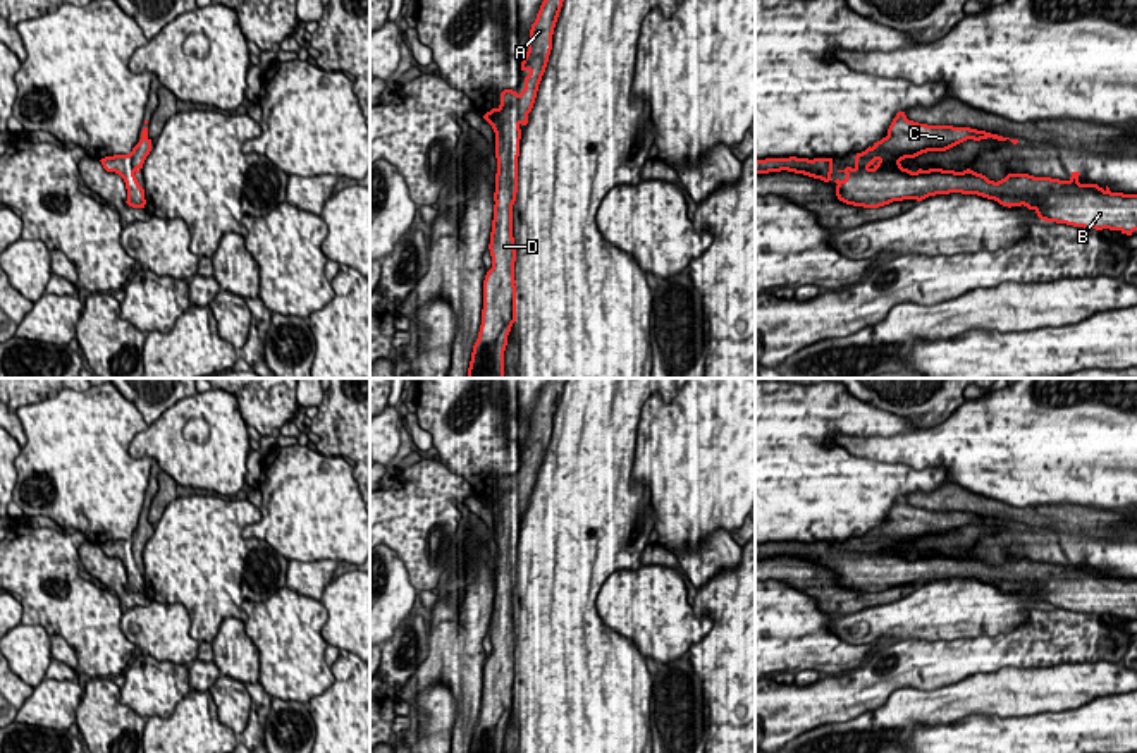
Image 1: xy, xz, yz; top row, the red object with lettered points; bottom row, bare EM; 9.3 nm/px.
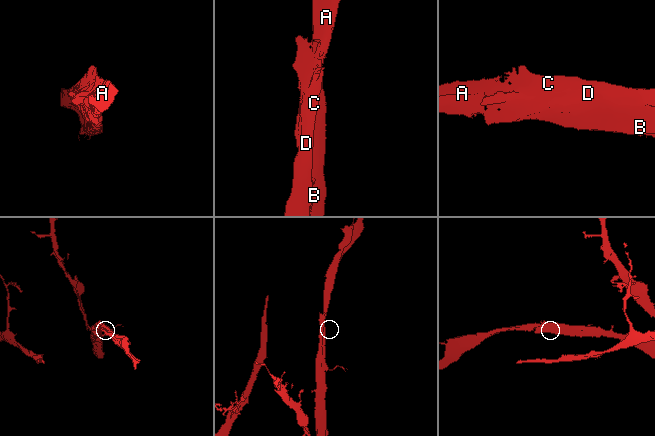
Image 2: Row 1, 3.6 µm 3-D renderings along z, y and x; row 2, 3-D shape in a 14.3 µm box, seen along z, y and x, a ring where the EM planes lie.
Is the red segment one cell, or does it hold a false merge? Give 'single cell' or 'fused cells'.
single cell

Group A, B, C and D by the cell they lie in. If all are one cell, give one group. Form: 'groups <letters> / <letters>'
groups A B C D

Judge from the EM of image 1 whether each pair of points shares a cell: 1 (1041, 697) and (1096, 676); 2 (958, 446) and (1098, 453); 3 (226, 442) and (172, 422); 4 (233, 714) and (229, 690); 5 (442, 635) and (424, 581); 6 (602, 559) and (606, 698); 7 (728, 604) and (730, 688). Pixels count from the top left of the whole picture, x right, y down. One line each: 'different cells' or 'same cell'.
1: same cell
2: same cell
3: same cell
4: same cell
5: different cells
6: same cell
7: same cell

